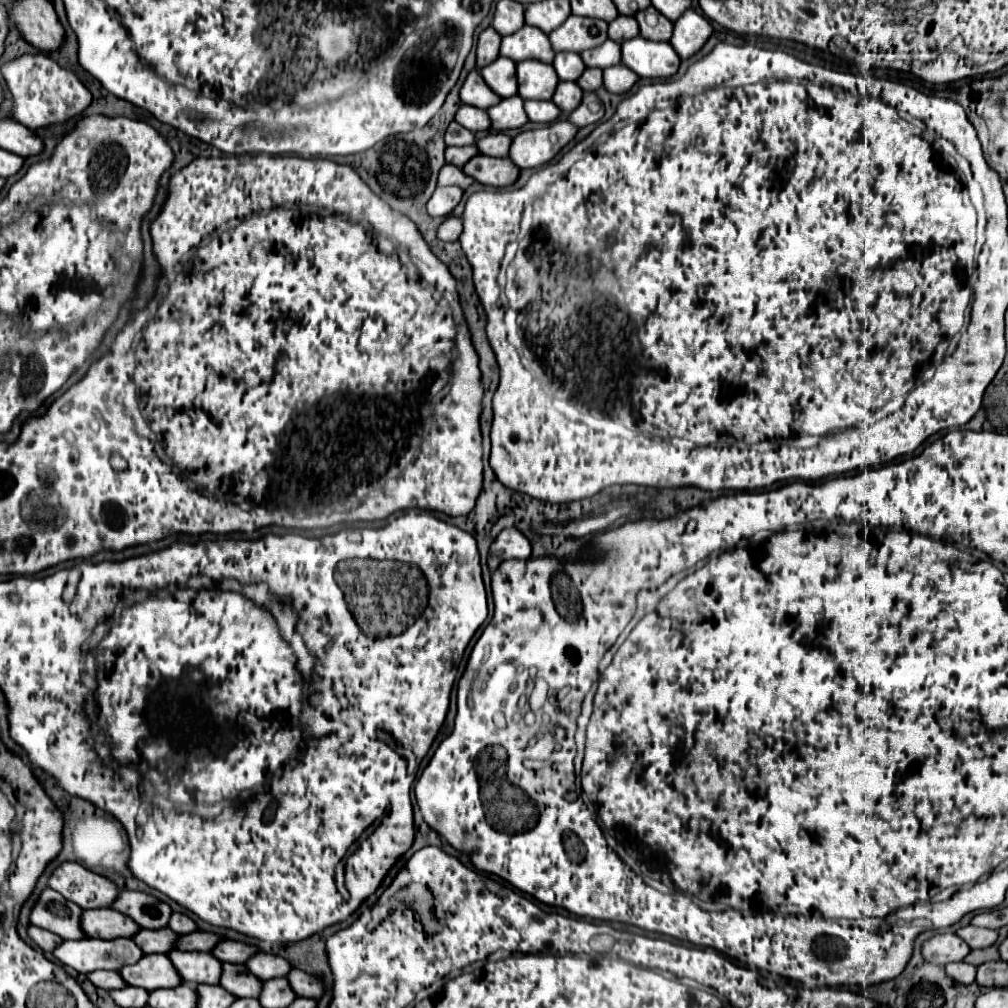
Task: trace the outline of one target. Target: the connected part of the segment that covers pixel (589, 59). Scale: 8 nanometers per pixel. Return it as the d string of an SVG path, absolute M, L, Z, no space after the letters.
M609 39L609 41L605 41L603 45L599 45L595 49L583 51L581 57L583 57L587 67L607 69L607 67L613 67L613 65L621 63L621 45Z

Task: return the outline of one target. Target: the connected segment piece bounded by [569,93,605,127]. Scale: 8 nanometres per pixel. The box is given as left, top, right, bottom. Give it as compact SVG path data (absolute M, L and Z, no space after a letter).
M587 93L583 97L583 103L569 115L569 121L573 121L577 127L585 127L585 125L591 125L591 123L599 123L601 117L603 117L603 113L605 113L605 109L603 109L603 105L599 101L599 113L597 111L593 113L591 107L589 107L589 103L593 103L593 101L599 101L599 97L595 93Z

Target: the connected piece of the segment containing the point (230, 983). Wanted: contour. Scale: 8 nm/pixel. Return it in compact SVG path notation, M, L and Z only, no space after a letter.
M223 963L223 975L221 975L221 987L233 993L235 997L259 997L263 981L255 977L251 971L247 971L245 965L235 963Z

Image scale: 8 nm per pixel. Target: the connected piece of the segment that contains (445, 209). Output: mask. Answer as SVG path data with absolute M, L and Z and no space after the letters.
M455 185L453 187L437 187L433 197L427 203L427 211L433 217L447 217L459 205L461 195L463 195L463 189L459 189Z

